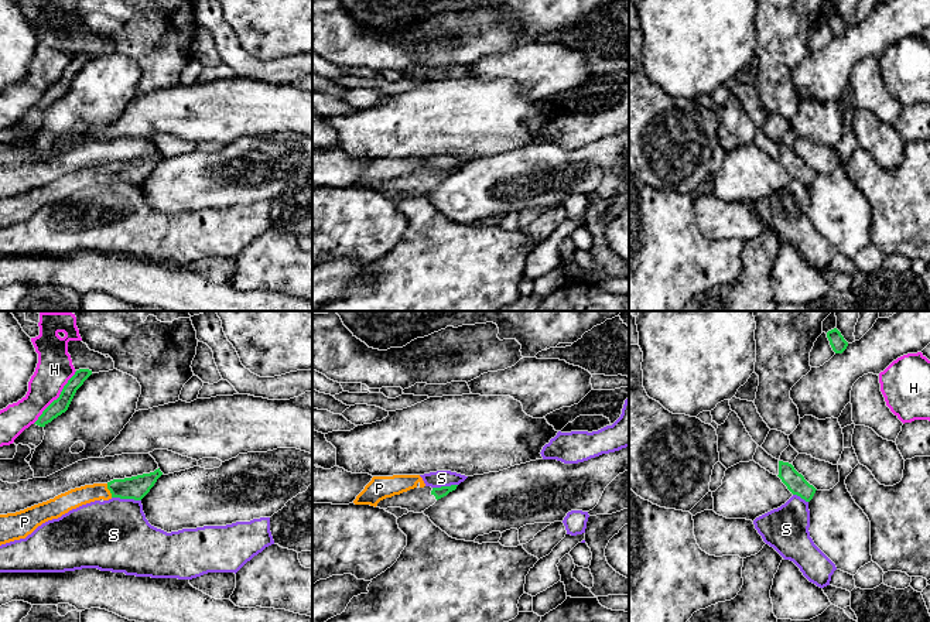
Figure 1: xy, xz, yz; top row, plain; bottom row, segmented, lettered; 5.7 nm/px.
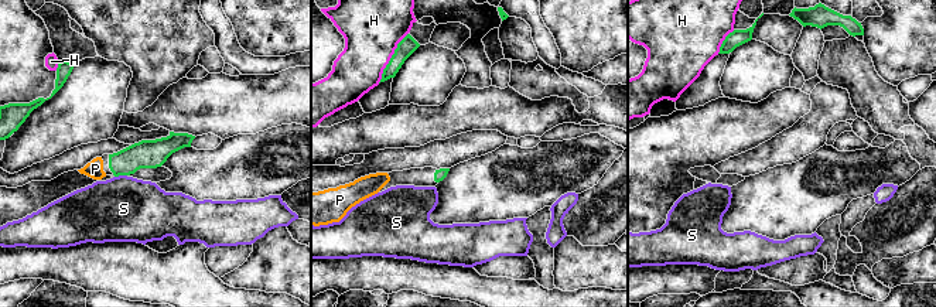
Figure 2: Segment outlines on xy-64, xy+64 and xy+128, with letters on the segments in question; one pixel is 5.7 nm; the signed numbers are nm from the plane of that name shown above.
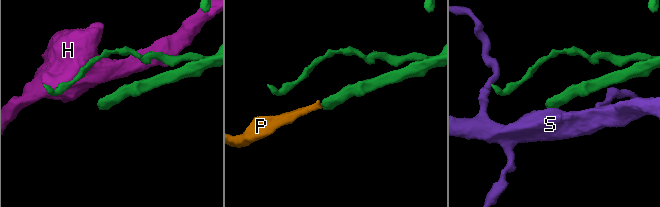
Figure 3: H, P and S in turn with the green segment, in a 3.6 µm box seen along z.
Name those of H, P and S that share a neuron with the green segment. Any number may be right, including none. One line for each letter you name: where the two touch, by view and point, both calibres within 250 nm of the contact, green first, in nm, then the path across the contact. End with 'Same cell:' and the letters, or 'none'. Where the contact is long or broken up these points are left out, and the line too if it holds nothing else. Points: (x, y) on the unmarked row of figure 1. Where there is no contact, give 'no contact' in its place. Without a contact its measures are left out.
P: xy (109, 173) | 130/110 nm | across xy (136, 171), (109, 173), (78, 180)
Same cell: P

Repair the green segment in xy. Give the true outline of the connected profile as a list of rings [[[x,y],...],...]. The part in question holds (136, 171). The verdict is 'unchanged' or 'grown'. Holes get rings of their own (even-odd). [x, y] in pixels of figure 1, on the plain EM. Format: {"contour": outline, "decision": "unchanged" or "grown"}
{"contour": [[[158,151],[150,157],[113,163],[107,167],[85,168],[24,194],[0,198],[0,229],[25,222],[42,206],[95,184],[112,181],[141,184],[161,158],[163,156]]], "decision": "grown"}

